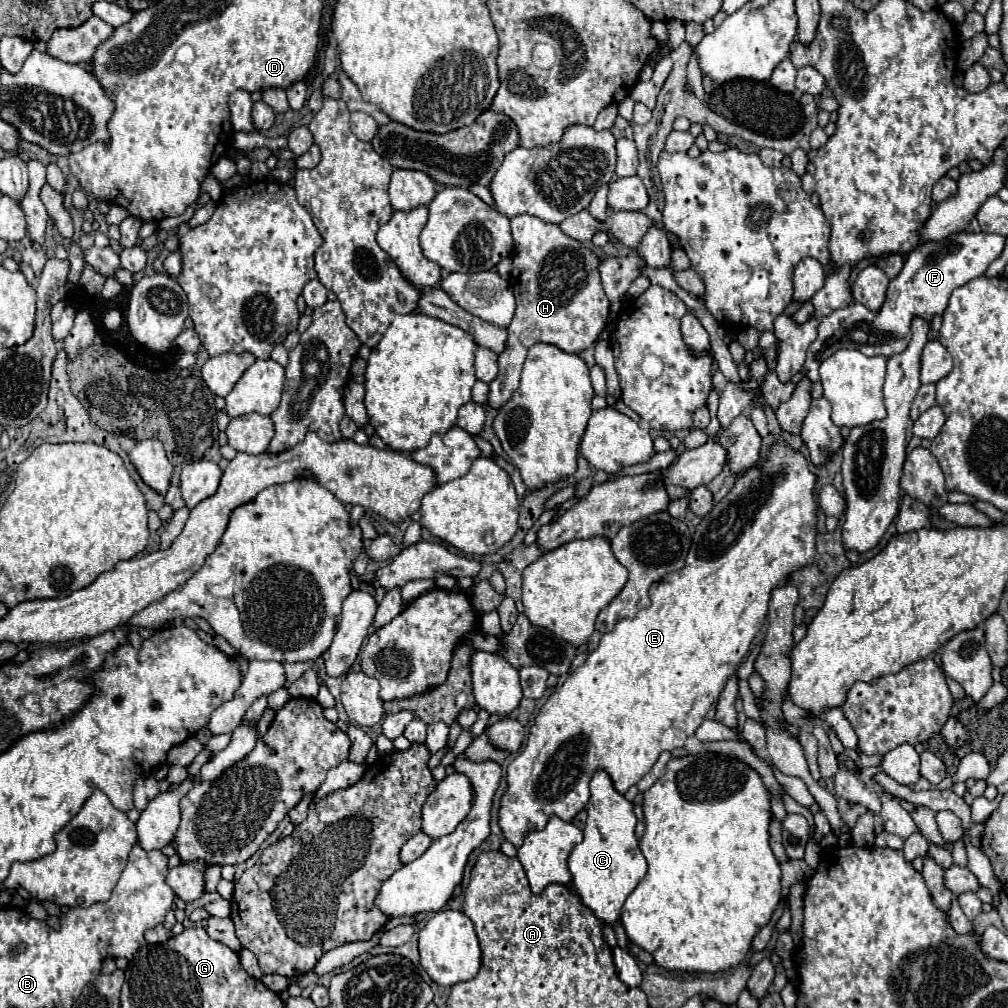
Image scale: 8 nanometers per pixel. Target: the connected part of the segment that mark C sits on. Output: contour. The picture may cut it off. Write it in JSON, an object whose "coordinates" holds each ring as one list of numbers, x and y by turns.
{"coordinates":[[604,770,594,772,590,780,590,792,592,796,586,804,588,820,584,828,584,840,570,852,568,868,582,902,594,912,596,918,614,924,620,918,620,910,628,894,646,876,648,864,638,848,638,838,634,832,638,822,634,816,634,804,616,792,610,776]]}

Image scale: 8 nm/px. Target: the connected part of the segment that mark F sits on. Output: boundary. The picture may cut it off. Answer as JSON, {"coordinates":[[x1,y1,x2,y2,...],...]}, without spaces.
{"coordinates":[[956,232,938,242,922,242,906,256,906,264,896,278,890,280,886,290,884,306,878,312,870,312,864,304,852,302,846,308,834,310,830,316,822,318,818,328,818,338,810,344,806,356,806,374,812,382,818,382,818,366,824,356,832,356,838,348,854,348,866,356,890,358,906,350,910,342,910,326,914,318,932,320,944,314,946,304,954,288,982,276,990,262,994,262,1006,246,1006,238,998,234,984,232]]}

